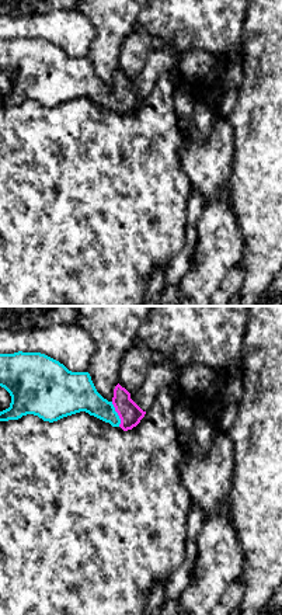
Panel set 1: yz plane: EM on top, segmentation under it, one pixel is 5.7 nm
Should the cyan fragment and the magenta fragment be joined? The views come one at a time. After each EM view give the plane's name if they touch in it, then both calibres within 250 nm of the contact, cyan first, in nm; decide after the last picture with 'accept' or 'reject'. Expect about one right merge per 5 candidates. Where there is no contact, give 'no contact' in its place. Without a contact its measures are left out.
yz | 200/130 nm

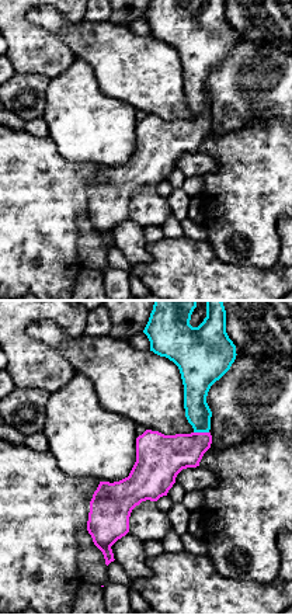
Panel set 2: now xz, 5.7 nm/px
xz | 140/240 nm

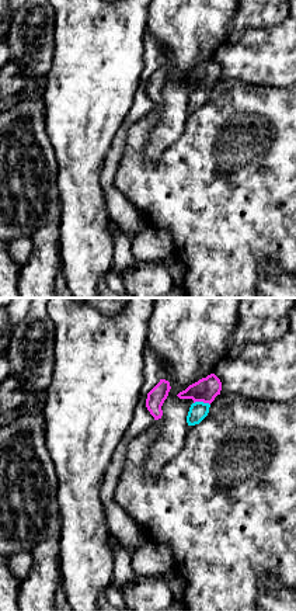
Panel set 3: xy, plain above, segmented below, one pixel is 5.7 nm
xy | 110/140 nm

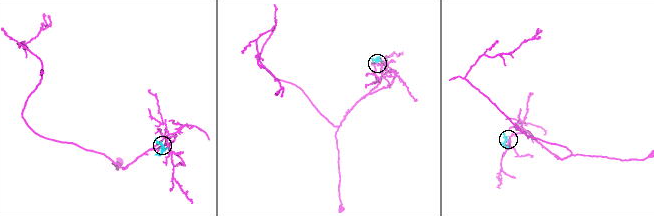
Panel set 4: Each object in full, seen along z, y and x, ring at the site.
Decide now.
accept

